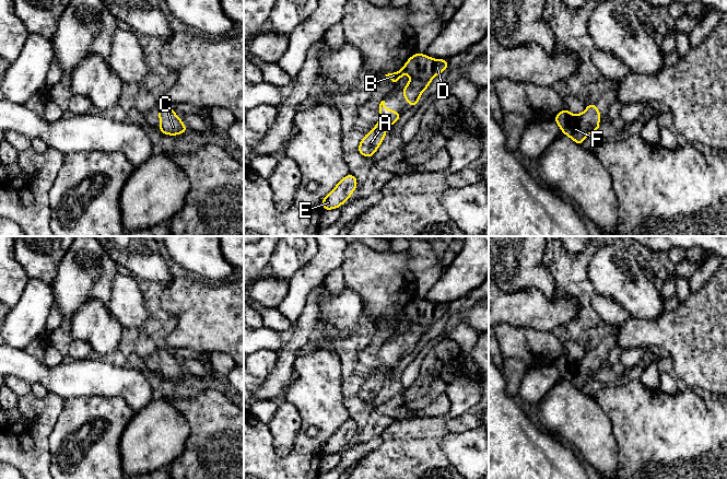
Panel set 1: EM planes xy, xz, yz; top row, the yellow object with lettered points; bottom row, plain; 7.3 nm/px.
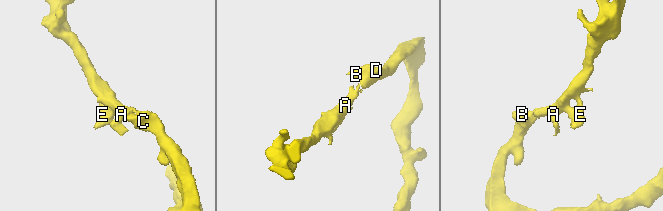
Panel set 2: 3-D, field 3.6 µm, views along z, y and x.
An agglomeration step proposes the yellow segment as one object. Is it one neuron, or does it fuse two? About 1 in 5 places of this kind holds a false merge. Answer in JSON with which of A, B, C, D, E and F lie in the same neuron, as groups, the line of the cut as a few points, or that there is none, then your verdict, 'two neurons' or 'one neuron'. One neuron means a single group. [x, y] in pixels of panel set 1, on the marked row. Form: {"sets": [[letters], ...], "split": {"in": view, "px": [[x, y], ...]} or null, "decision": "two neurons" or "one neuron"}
{"sets": [["A", "B", "C", "D", "E", "F"]], "split": null, "decision": "one neuron"}

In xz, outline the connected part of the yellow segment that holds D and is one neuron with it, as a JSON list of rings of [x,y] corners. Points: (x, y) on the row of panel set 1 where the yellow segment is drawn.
[[[415,52],[407,60],[401,70],[385,75],[394,84],[402,75],[410,75],[409,82],[402,89],[402,95],[412,107],[420,102],[420,96],[430,86],[431,81],[446,69],[448,69],[447,59],[435,59],[425,54]]]

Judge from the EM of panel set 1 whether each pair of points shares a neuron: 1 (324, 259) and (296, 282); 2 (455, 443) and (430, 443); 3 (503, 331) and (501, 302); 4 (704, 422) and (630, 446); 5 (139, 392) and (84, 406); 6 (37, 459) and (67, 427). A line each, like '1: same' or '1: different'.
1: same
2: different
3: different
4: same
5: different
6: different

